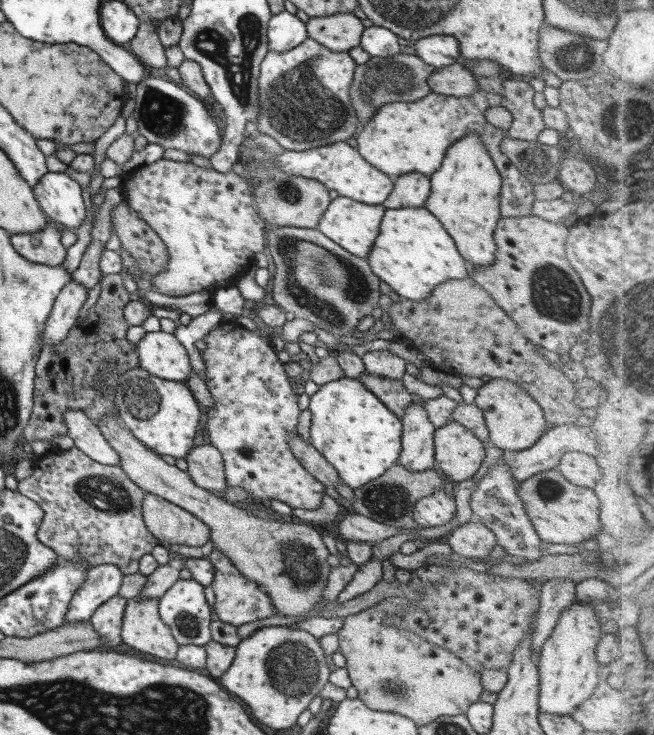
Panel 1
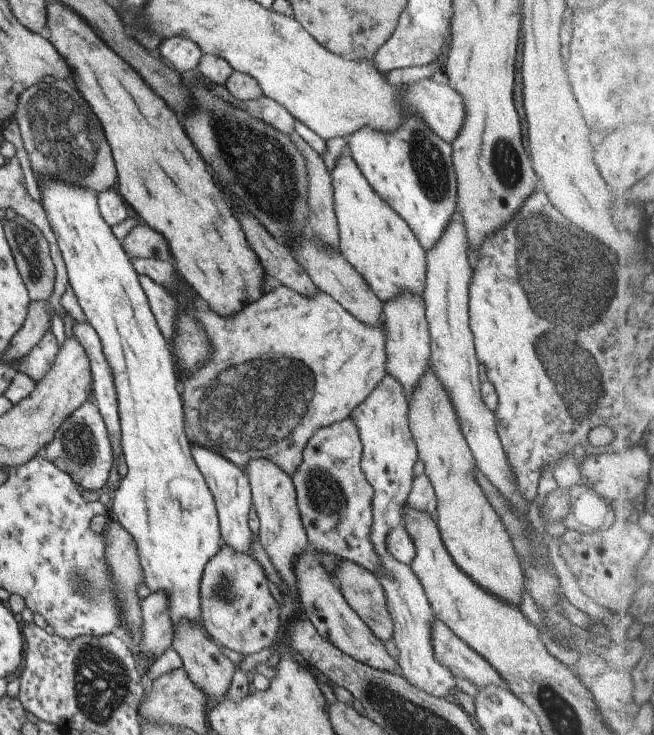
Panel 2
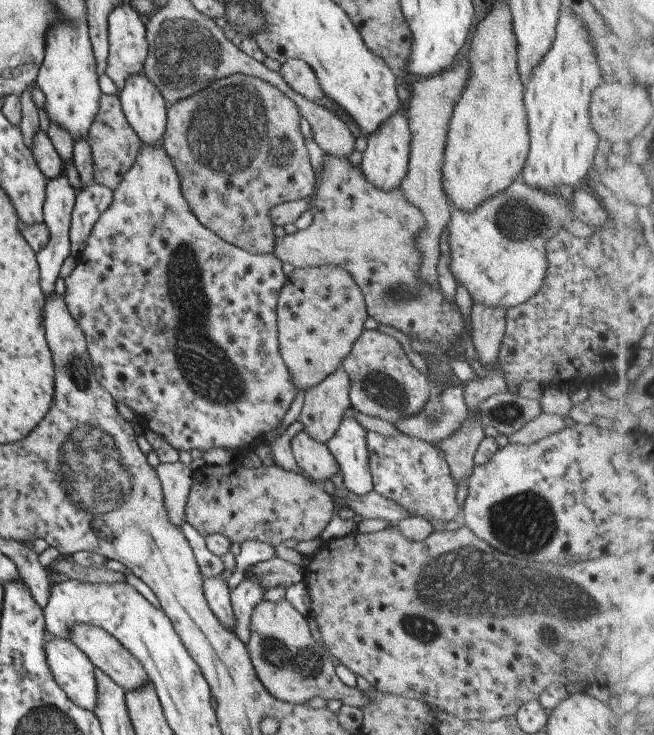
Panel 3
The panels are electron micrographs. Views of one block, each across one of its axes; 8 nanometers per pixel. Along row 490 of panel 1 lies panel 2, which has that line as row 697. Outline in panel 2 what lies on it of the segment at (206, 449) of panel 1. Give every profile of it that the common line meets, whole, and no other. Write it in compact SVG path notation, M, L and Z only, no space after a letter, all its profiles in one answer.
M185 619L174 626L171 648L181 657L181 667L186 670L188 677L197 685L197 688L206 694L210 705L225 698L235 668L232 660L222 653L220 646L221 644L209 636L201 623L192 623Z

